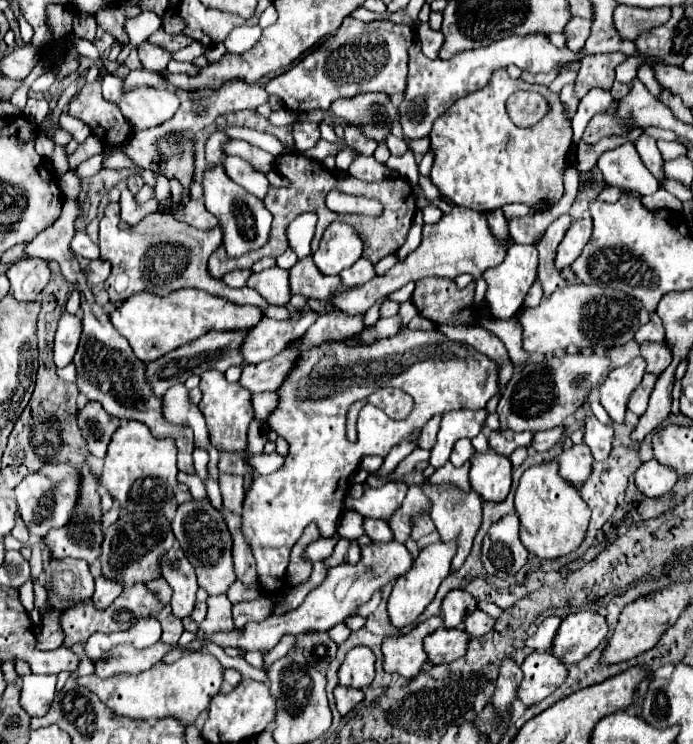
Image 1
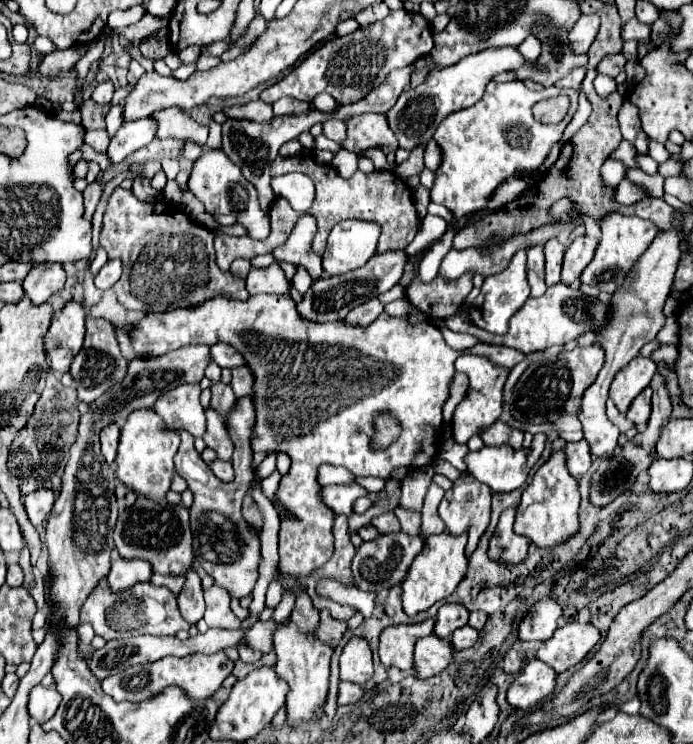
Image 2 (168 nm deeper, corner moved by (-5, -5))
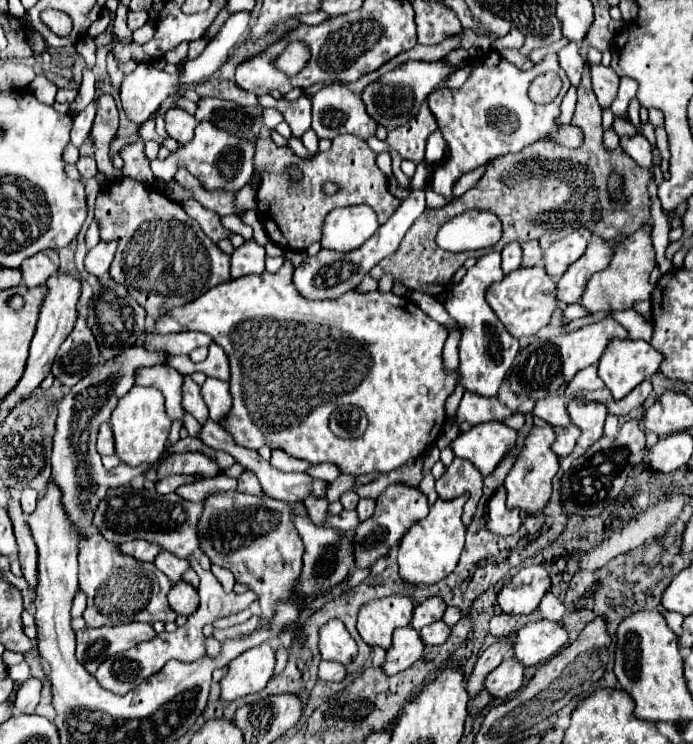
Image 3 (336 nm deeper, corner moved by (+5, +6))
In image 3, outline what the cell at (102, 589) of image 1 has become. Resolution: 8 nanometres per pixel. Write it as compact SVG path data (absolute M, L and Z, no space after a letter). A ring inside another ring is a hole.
M133 540L133 542L125 542L121 544L121 552L131 554L133 558L141 560L141 562L153 562L155 556L161 552L157 548L157 544L149 544L147 540Z

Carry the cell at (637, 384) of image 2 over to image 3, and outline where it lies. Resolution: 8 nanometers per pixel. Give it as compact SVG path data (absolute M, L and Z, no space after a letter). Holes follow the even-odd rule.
M611 340L599 360L599 378L615 400L627 396L645 378L657 374L663 356L645 340Z

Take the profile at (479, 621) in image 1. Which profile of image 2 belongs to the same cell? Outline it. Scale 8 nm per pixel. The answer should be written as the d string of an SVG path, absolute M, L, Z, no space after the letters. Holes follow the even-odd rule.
M465 625L465 627L459 627L455 633L453 633L453 647L459 651L459 649L467 649L467 647L473 647L475 643L479 641L479 631L475 631L475 627L471 625Z

